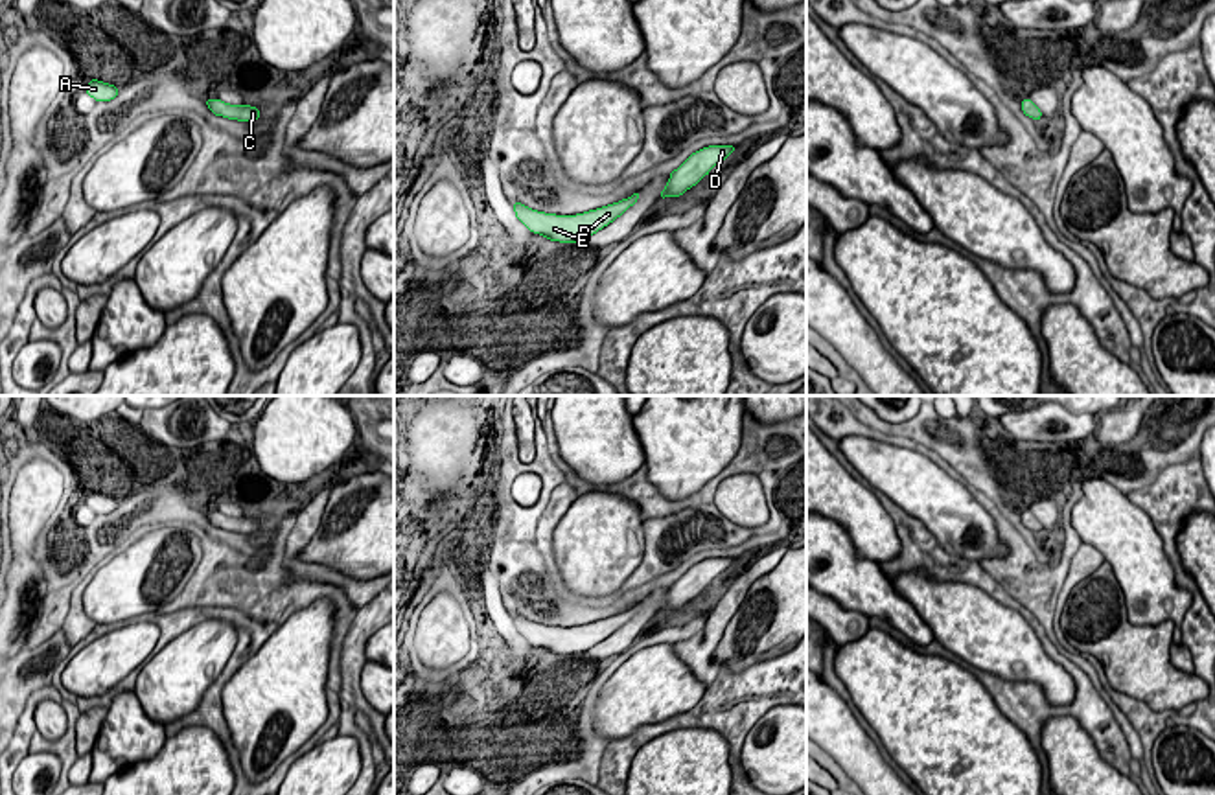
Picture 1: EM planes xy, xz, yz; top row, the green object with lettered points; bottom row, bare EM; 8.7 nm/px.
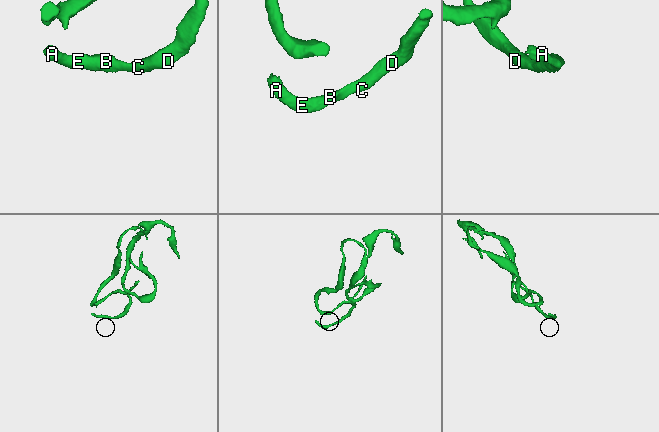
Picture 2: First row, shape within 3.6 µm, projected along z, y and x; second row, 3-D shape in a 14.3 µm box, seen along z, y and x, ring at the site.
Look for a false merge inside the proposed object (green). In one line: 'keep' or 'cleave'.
keep

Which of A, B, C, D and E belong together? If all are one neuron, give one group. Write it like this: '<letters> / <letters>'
A B C D E

